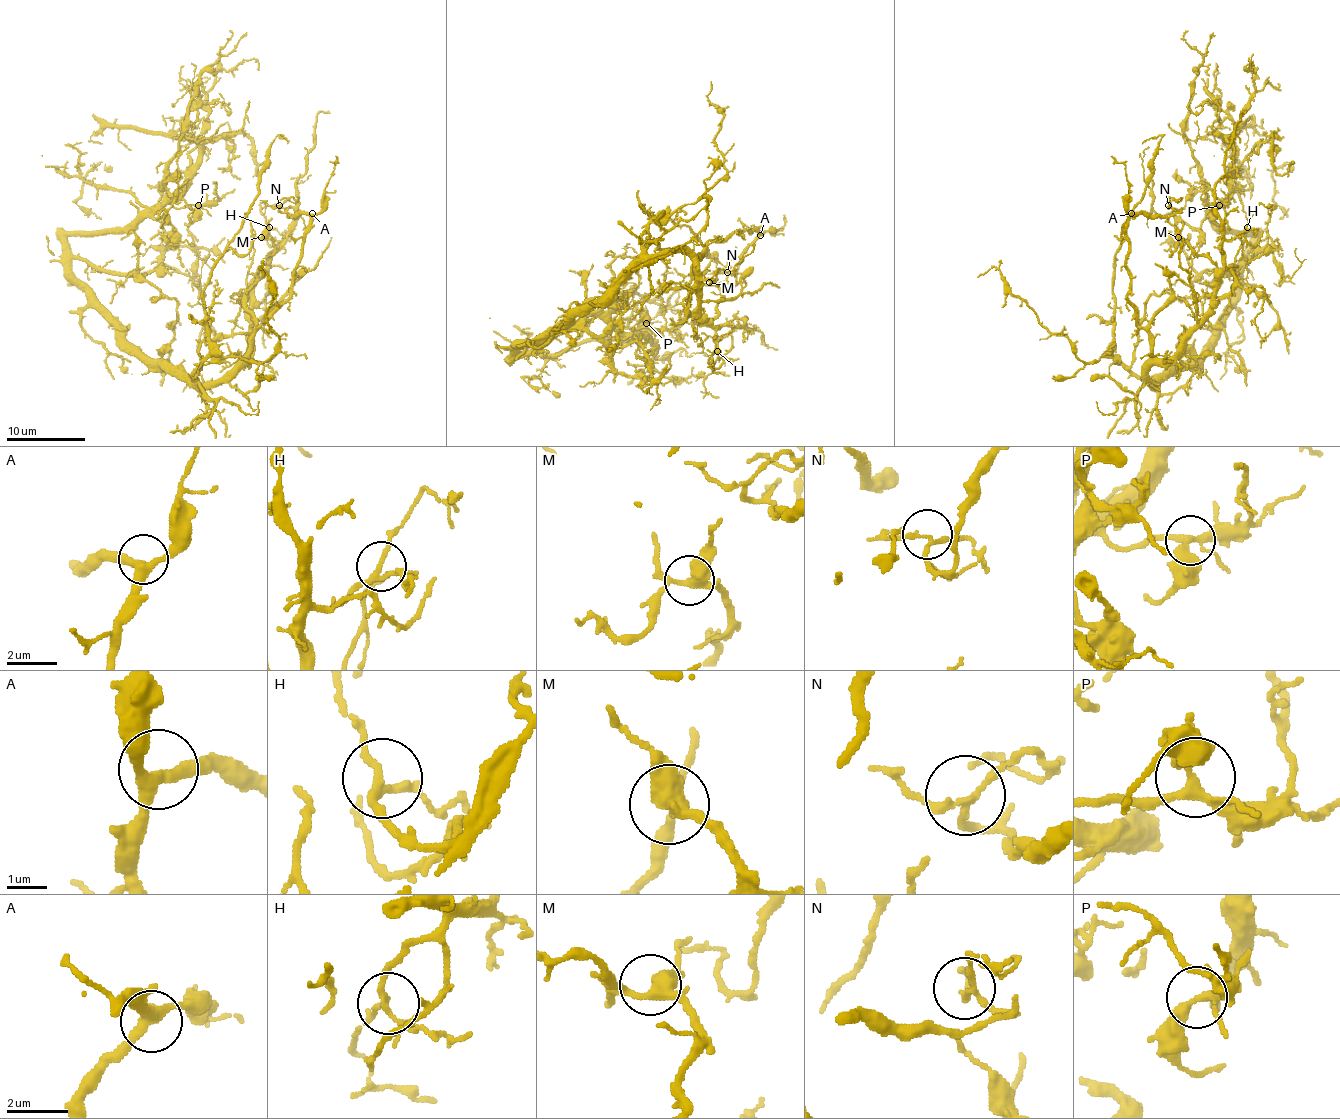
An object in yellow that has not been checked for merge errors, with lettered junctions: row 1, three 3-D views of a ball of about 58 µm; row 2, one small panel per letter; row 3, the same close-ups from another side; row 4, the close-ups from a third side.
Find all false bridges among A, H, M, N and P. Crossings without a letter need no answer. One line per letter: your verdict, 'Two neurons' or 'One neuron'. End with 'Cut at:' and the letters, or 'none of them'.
A: One neuron
H: One neuron
M: One neuron
N: One neuron
P: One neuron
Cut at: none of them

